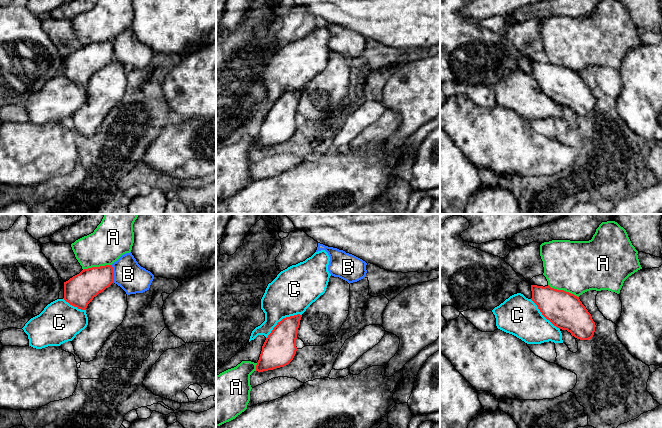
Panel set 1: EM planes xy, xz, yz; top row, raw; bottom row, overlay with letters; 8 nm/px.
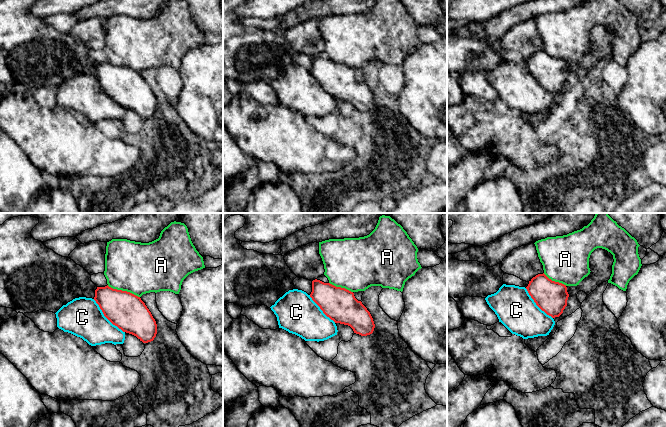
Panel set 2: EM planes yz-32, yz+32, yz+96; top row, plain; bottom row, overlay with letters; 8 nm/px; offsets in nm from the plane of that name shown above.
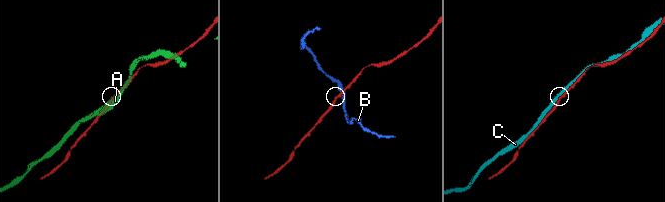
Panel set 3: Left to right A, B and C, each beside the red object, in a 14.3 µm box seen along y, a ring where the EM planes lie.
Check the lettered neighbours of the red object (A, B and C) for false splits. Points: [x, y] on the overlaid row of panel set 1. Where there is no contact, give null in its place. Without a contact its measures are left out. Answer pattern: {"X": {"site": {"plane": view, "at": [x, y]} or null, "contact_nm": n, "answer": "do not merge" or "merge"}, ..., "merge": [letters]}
{"A": {"site": {"plane": "yz", "at": [563, 290]}, "contact_nm": 260, "answer": "do not merge"}, "B": {"site": {"plane": "xy", "at": [113, 274]}, "contact_nm": 150, "answer": "do not merge"}, "C": {"site": {"plane": "xz", "at": [282, 319]}, "contact_nm": 340, "answer": "merge"}, "merge": ["C"]}

